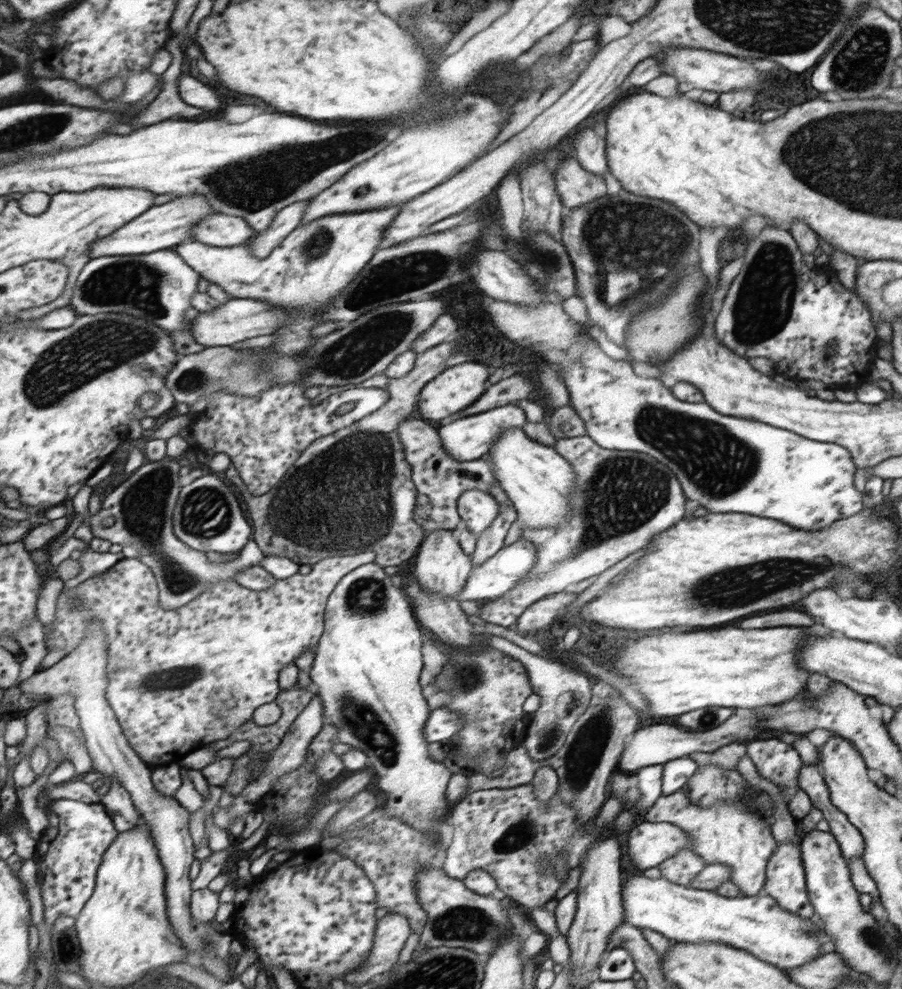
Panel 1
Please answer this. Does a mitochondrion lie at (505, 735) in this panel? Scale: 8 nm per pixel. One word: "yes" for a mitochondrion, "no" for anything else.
no

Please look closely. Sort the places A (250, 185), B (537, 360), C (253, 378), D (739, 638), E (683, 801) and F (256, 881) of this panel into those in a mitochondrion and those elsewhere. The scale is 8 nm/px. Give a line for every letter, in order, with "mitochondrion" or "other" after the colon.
A: mitochondrion
B: other
C: mitochondrion
D: other
E: other
F: other

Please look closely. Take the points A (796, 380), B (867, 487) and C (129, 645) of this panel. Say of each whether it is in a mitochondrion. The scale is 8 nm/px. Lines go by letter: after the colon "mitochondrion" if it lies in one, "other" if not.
A: other
B: other
C: other

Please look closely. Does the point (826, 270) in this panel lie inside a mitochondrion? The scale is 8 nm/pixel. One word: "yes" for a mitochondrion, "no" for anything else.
no

